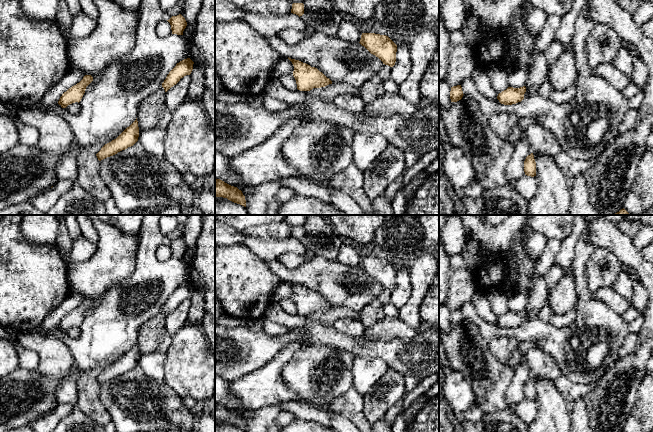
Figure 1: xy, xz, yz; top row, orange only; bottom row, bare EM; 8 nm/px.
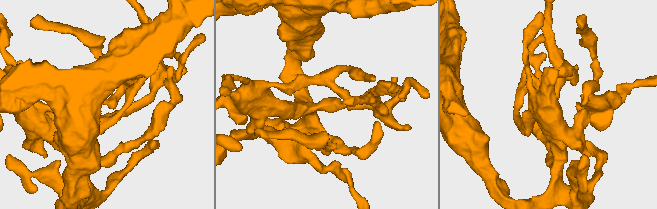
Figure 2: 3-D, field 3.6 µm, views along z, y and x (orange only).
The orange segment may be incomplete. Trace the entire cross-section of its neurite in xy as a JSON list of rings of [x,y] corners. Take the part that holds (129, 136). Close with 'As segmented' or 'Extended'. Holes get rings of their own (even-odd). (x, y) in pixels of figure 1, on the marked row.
[[[136,120],[127,127],[116,139],[105,144],[101,150],[96,154],[99,161],[113,156],[118,152],[133,146],[139,137],[138,121]]]. As segmented

